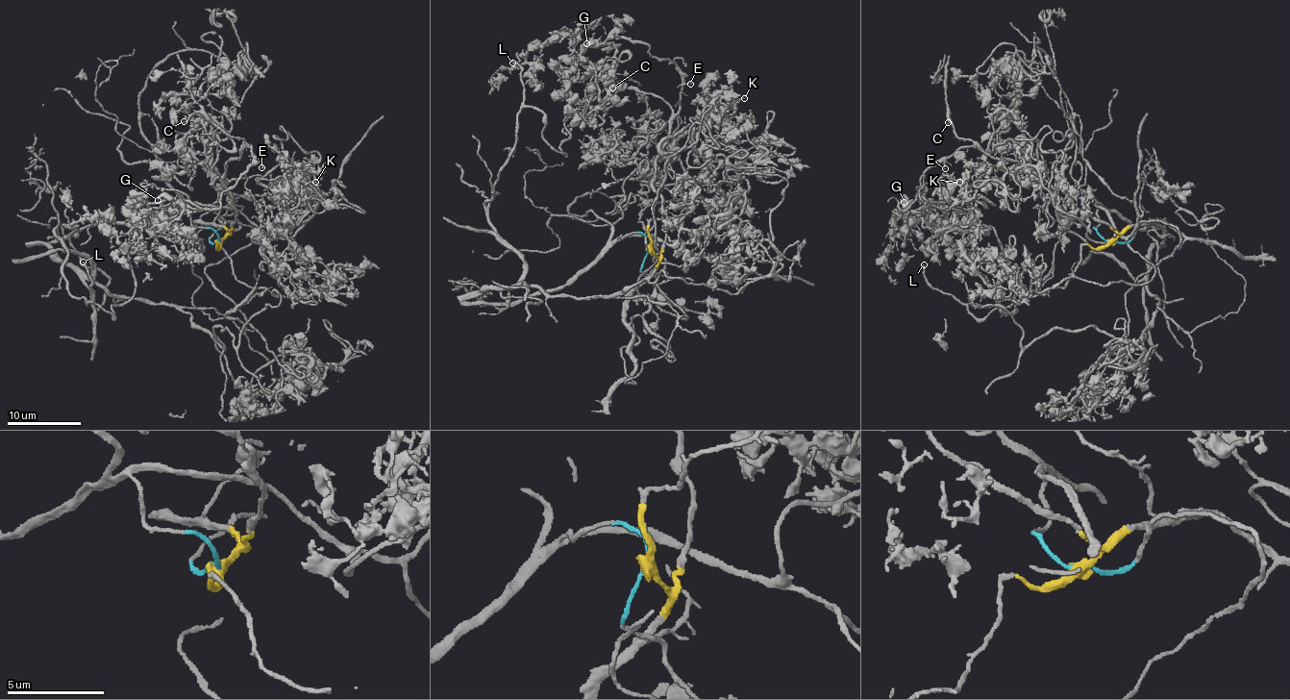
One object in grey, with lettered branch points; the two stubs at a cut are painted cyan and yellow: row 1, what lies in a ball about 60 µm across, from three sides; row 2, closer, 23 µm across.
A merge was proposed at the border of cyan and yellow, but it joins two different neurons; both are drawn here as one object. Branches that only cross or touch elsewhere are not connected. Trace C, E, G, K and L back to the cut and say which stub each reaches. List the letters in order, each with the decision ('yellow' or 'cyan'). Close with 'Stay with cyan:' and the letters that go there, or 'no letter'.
C: yellow
E: yellow
G: cyan
K: cyan
L: cyan
Stay with cyan: G, K, L

